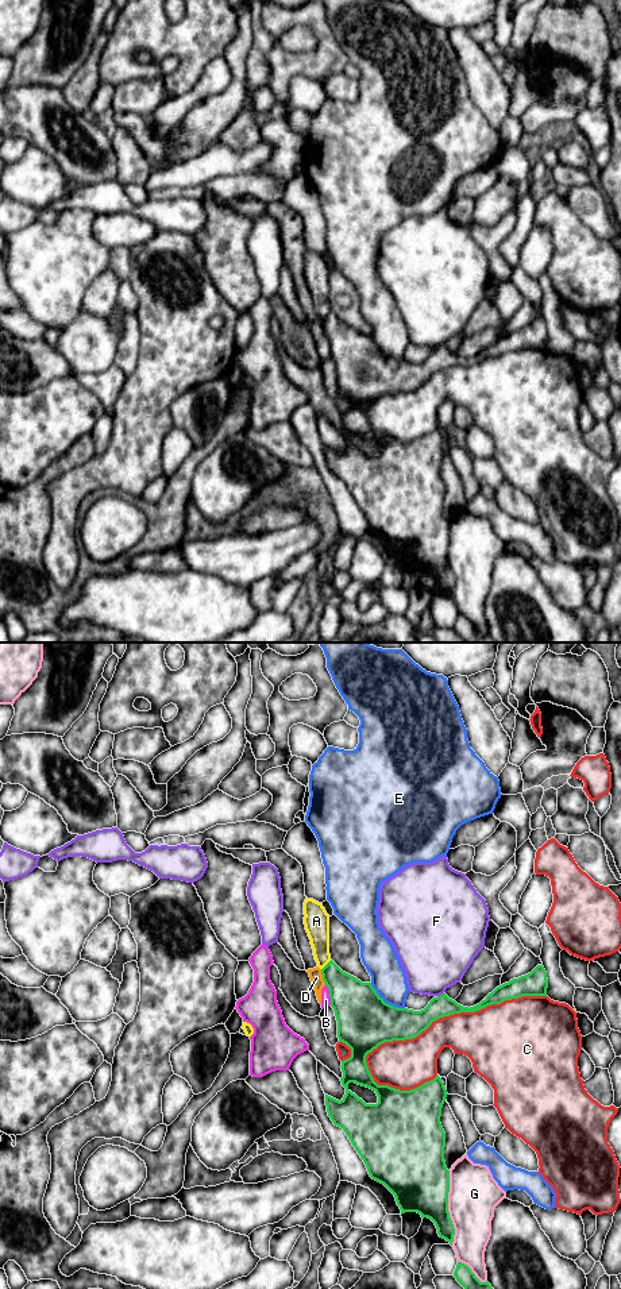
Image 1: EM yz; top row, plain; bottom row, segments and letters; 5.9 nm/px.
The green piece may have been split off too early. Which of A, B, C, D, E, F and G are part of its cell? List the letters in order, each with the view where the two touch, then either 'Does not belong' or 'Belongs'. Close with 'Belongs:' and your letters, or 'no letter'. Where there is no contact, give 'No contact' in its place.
A: Touches green in yz. Does not belong
B: Touches green in yz. Does not belong
C: Touches green in yz. Does not belong
D: Touches green in yz. Does not belong
E: Touches green in yz. Does not belong
F: Touches green in yz. Does not belong
G: Touches green in yz. Does not belong
Belongs: no letter

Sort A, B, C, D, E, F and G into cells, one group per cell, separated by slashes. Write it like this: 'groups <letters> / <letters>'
groups A / B D / C / E / F / G

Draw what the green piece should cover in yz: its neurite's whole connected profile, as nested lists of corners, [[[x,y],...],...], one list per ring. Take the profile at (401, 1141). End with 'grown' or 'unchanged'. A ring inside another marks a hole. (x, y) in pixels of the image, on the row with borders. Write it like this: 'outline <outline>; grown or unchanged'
outline [[[332,960],[321,975],[338,1020],[339,1042],[351,1049],[351,1057],[340,1066],[346,1095],[340,1101],[325,1095],[328,1116],[346,1132],[370,1177],[394,1195],[401,1215],[417,1212],[423,1219],[431,1219],[439,1236],[452,1246],[450,1170],[444,1161],[446,1132],[440,1123],[448,1095],[444,1082],[436,1076],[410,1091],[378,1085],[366,1057],[385,1042],[418,1037],[440,1018],[475,1012],[522,996],[547,996],[547,972],[537,965],[531,973],[497,987],[470,1008],[443,993],[421,1011],[385,1003],[371,983],[343,972]],[[350,1082],[373,1089],[378,1103],[366,1104],[348,1089]]]; unchanged

